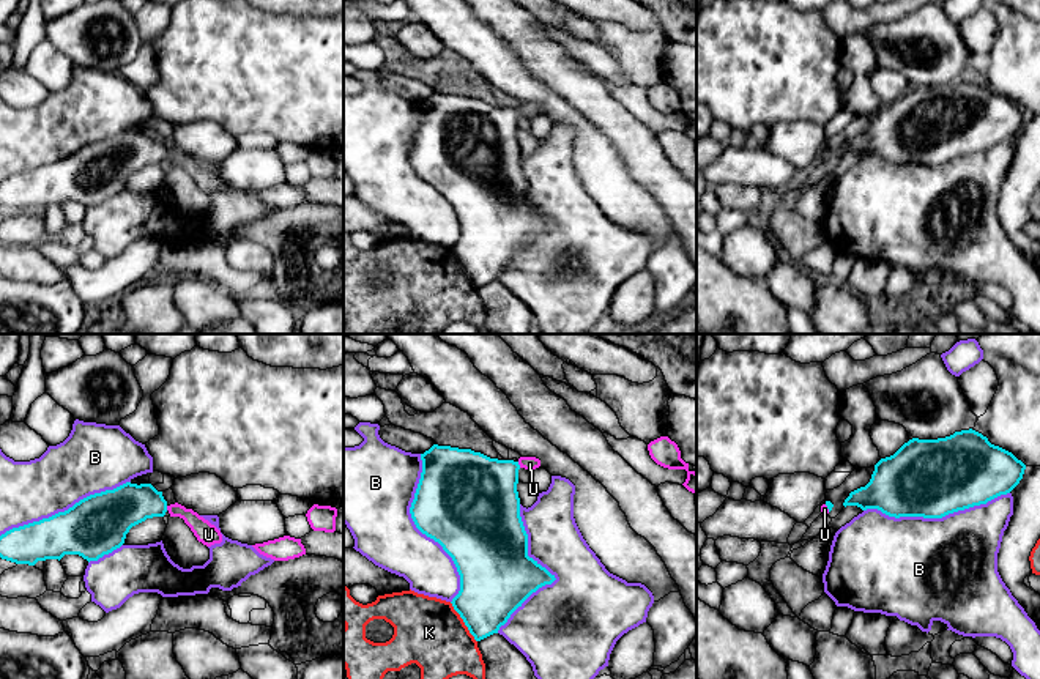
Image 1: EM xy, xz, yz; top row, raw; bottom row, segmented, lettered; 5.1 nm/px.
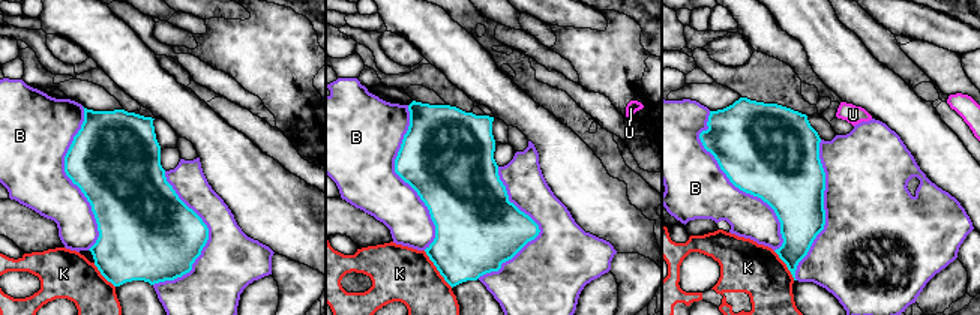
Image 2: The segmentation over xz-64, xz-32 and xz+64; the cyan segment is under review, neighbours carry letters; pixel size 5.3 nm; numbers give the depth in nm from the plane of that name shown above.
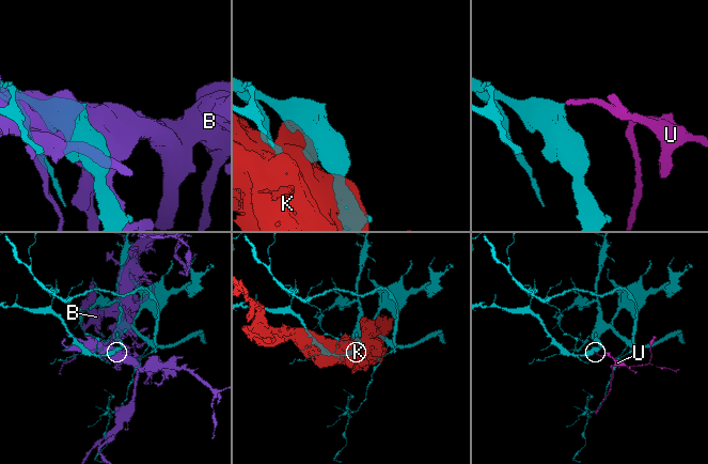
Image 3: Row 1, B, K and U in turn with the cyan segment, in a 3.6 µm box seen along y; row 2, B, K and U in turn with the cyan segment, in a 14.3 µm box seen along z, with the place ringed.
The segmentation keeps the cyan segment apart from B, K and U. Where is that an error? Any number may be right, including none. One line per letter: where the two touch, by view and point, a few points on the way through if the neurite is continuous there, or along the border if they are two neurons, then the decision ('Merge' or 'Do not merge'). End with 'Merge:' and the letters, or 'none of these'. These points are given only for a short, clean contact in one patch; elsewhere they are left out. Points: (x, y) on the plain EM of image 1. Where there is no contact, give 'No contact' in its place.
B: Touches cyan at xz (421, 178). Do not merge
K: Touches cyan at xz (464, 268). Do not merge
U: Touches cyan at xz (519, 112). Boundary: xz (517, 109), (520, 114). Do not merge
Merge: none of these

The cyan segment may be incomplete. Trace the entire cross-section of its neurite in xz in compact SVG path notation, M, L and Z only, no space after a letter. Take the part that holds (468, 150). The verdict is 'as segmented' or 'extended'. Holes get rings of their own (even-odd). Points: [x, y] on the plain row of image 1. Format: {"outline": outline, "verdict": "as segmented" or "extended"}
{"outline": "M438 91L421 101L421 107L422 120L410 161L416 175L452 205L460 222L460 238L451 250L474 287L481 288L498 280L533 239L556 227L528 203L528 181L517 139L520 112Z", "verdict": "as segmented"}

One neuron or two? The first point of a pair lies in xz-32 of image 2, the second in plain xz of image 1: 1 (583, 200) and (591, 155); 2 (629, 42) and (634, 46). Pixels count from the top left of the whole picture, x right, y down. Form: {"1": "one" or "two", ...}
{"1": "one", "2": "one"}

